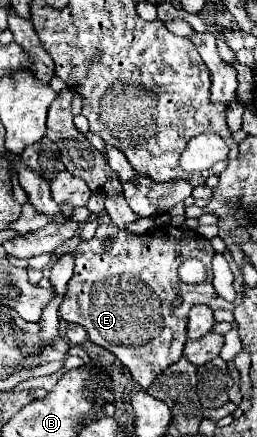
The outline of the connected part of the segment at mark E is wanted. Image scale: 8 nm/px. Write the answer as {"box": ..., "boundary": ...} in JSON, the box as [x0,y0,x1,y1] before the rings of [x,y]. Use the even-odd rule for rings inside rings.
{"box":[58,224,234,388],"boundary":[[[100,224],[96,228],[94,238],[88,242],[80,242],[74,250],[76,268],[74,268],[74,276],[68,282],[66,296],[64,296],[62,308],[58,308],[58,314],[68,322],[84,326],[94,344],[110,350],[130,370],[132,378],[142,388],[148,388],[158,374],[162,374],[170,364],[174,364],[174,360],[180,360],[182,348],[186,342],[186,320],[192,306],[208,304],[212,310],[218,310],[218,308],[234,310],[234,302],[226,302],[224,298],[220,298],[212,286],[210,266],[212,266],[214,254],[216,254],[214,248],[204,236],[184,226],[178,228],[168,224],[162,228],[154,228],[146,234],[132,234],[126,230],[114,230],[114,224]],[[108,236],[114,238],[114,244],[110,250],[102,250],[102,240]],[[188,258],[198,258],[206,262],[206,268],[208,268],[206,282],[182,284],[178,280],[178,266],[182,264],[182,260],[188,260]],[[176,294],[182,296],[180,308],[172,308],[172,300]]]}

